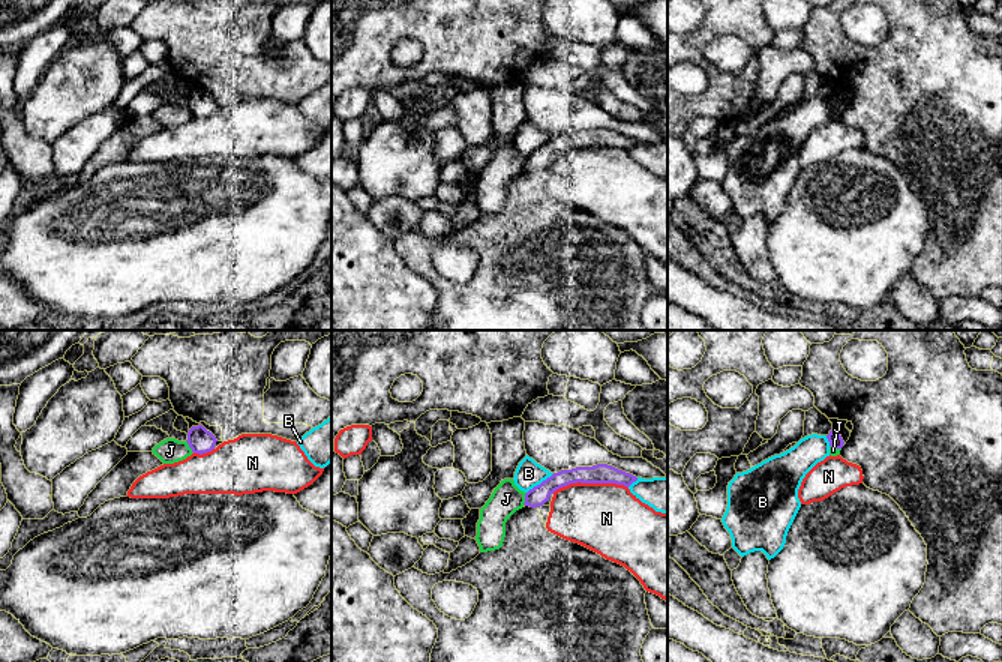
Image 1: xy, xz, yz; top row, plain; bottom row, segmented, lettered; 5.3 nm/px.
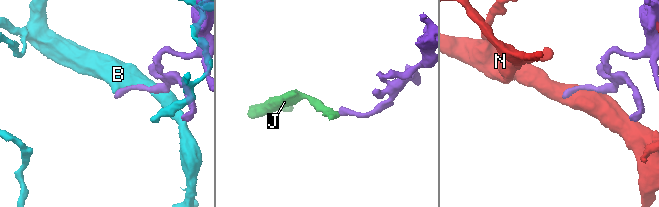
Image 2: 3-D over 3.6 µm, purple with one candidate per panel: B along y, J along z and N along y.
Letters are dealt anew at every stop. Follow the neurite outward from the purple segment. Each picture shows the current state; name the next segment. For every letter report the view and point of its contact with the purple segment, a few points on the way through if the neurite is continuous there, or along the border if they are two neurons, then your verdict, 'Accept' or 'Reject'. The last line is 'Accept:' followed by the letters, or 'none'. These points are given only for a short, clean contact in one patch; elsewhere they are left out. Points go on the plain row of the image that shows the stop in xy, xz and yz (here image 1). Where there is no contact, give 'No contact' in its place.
B: Touches purple at xz (542, 146). Reject
J: Touches purple at xz (525, 162). Boundary: xz (527, 156), (522, 167). Reject
N: Touches purple at xz (590, 146). Reject
Accept: none

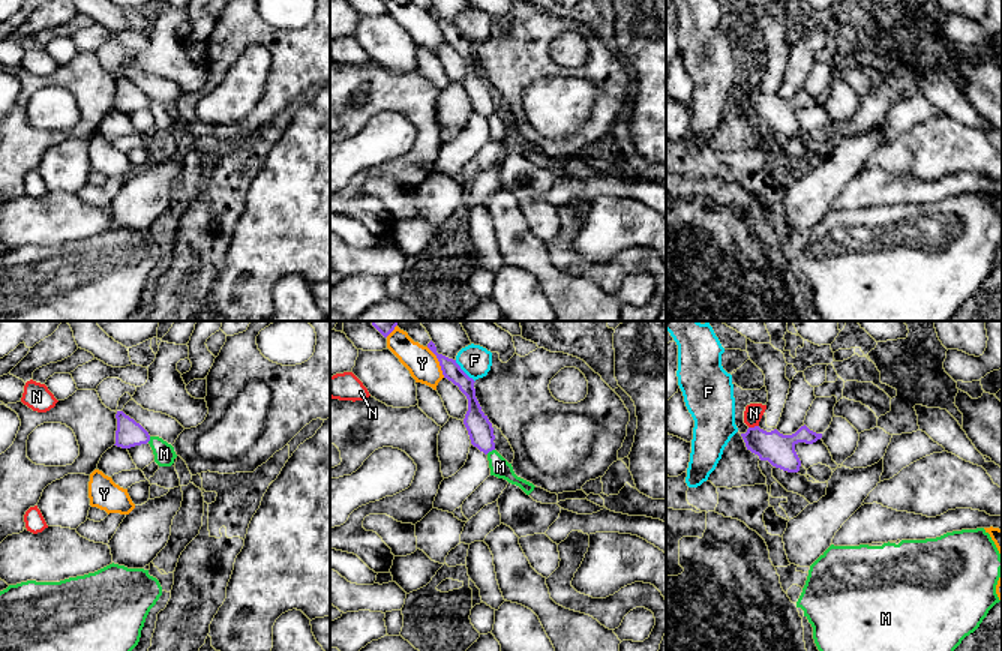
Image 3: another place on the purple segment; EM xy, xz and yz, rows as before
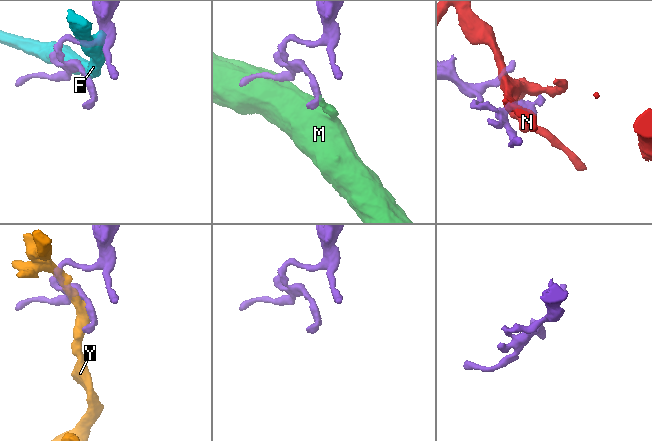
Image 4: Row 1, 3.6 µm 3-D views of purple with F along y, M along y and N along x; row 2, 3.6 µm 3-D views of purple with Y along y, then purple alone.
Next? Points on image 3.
F: Touches purple at xz (462, 35). Reject
M: Touches purple at xz (489, 114). Boundary: xz (494, 113), (486, 117). Reject
N: Touches purple at yz (755, 90). Boundary: yz (758, 89), (749, 92). Reject
Y: Touches purple at xz (438, 24). Reject
Accept: none

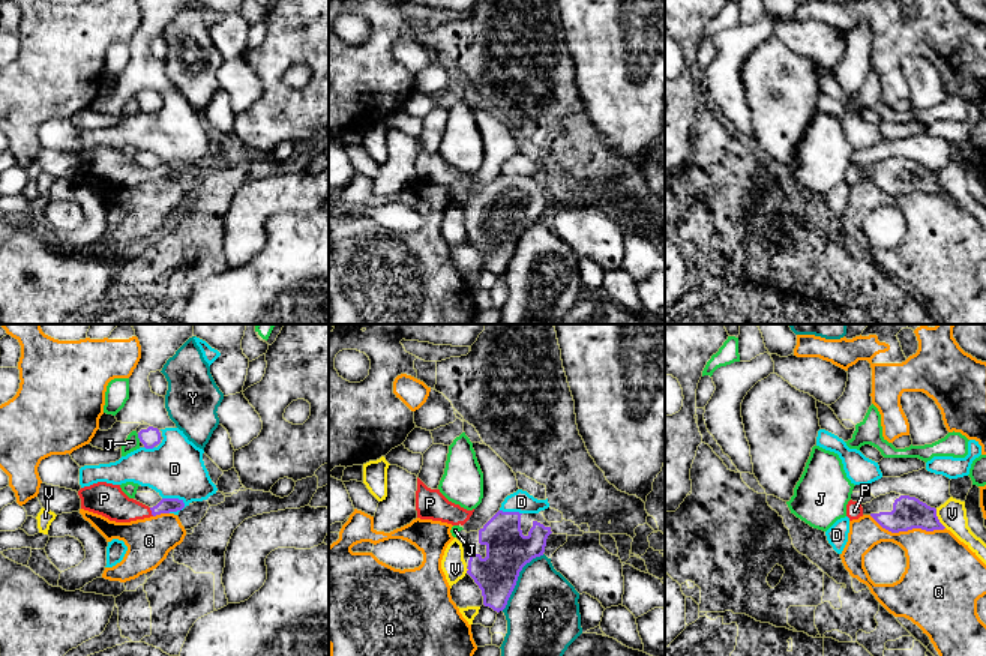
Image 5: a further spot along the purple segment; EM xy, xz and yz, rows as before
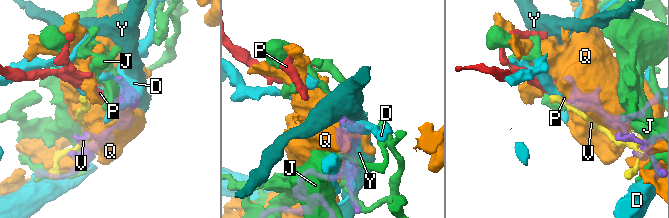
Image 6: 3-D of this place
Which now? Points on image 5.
D: Touches purple at xy (174, 162). Reject
J: Touches purple at xy (138, 101). Reject
P: Touches purple at xy (152, 176). Path across: xy (165, 168), (152, 176), (122, 173), (108, 164). Accept
Q: Touches purple at yz (907, 194). Reject
V: Touches purple at yz (937, 182). Reject
Y: Touches purple at xz (517, 242). Reject
Accept: P

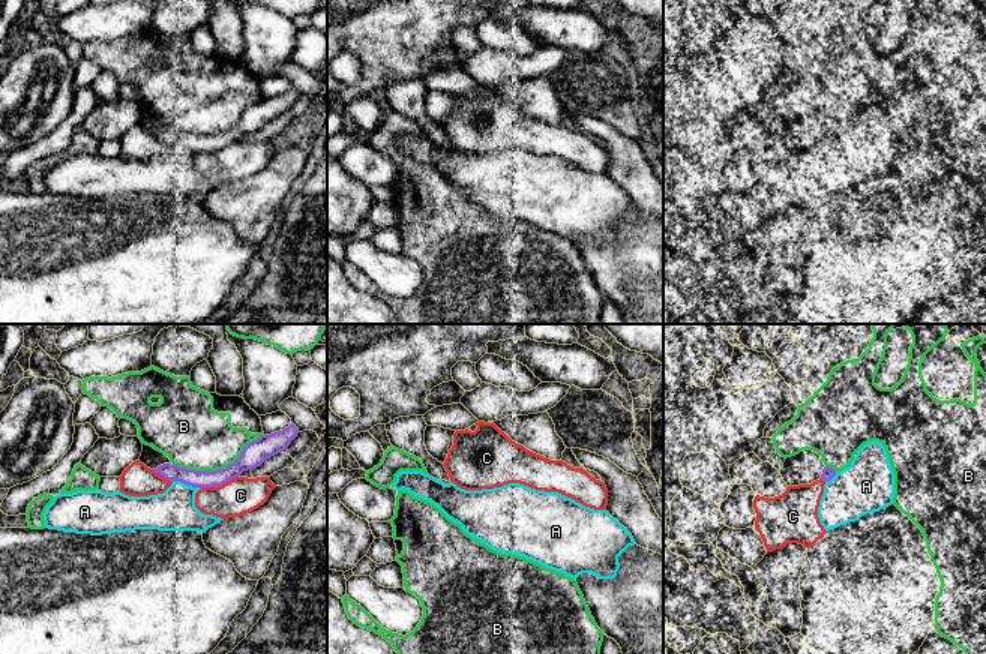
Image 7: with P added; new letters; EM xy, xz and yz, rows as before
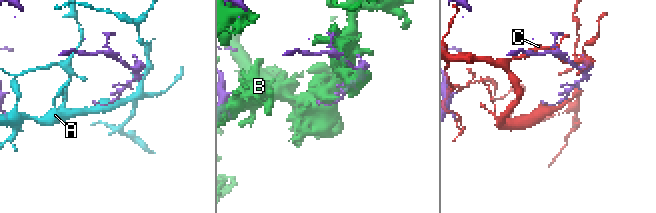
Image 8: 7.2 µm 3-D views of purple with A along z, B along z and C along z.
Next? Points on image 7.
A: Touches purple at xy (186, 147). Boundary: xy (173, 144), (200, 152). Reject
B: Touches purple at xy (218, 134). Reject
C: Touches purple at xy (218, 149). Reject
Accept: none

